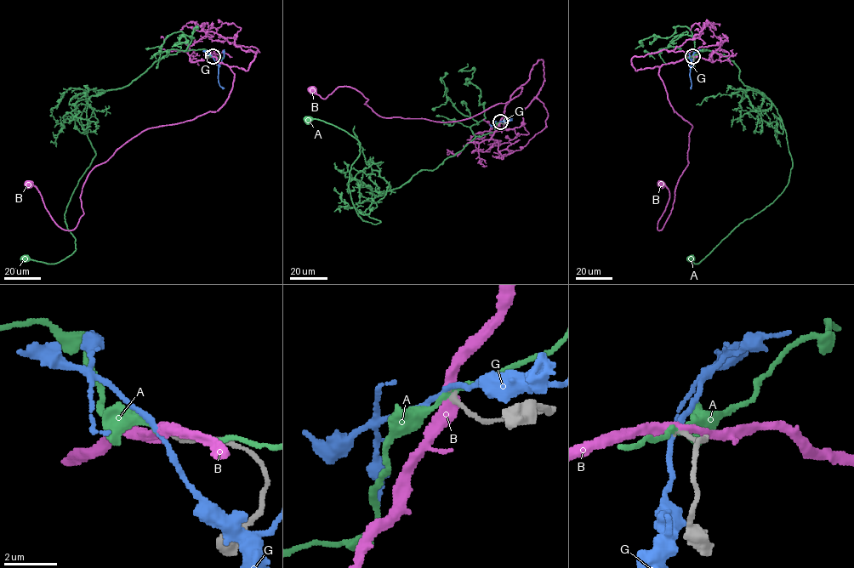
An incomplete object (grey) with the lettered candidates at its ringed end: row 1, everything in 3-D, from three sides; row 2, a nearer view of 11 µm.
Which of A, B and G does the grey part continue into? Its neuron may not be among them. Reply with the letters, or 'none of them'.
A

